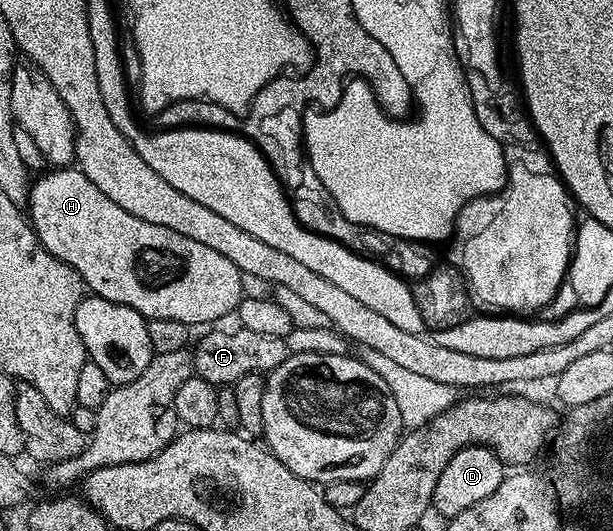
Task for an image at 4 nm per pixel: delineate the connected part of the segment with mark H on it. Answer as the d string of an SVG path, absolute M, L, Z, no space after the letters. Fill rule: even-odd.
M54 167L49 171L51 173L44 174L39 181L37 178L30 186L28 220L34 226L34 234L40 239L42 246L52 255L56 255L56 259L68 263L68 267L77 271L82 276L83 286L93 296L103 297L112 303L120 303L124 307L132 307L141 317L147 319L152 317L156 319L180 319L180 323L191 327L206 325L209 321L218 321L221 317L228 316L229 313L231 316L237 310L243 296L240 287L242 272L236 267L236 263L224 259L224 255L212 251L212 247L204 247L204 243L196 243L196 239L188 239L188 235L180 235L180 231L172 231L172 227L160 227L160 223L148 223L144 219L136 219L136 215L124 211L124 207L120 207L120 203L112 203L112 199L108 199L108 195L104 195L104 191L100 191L100 187L96 187L96 183L92 183L92 179L88 179L88 175L84 175L81 169L77 167Z

